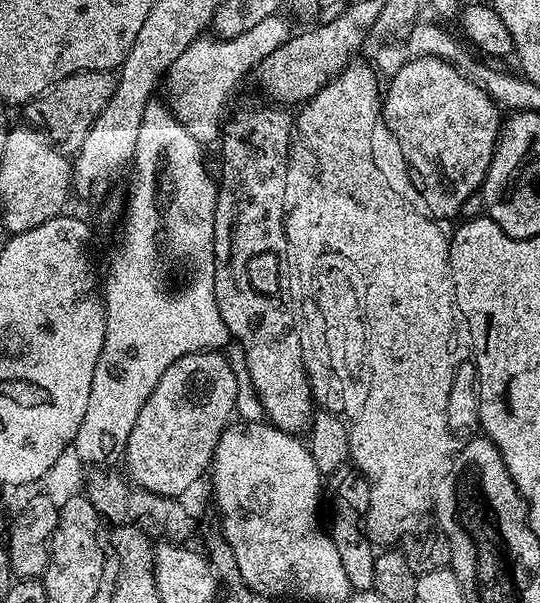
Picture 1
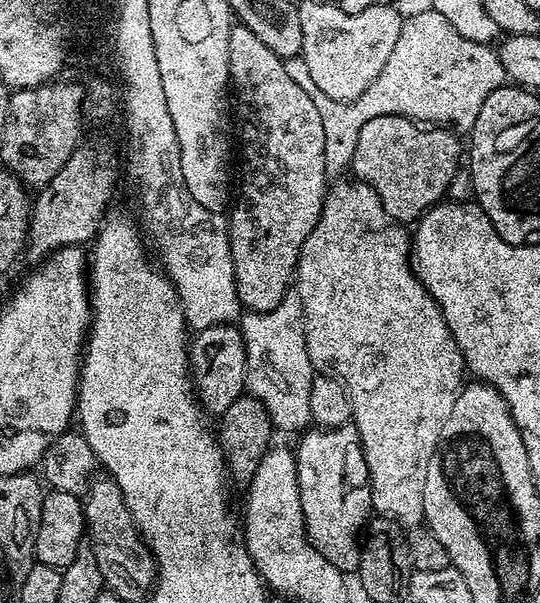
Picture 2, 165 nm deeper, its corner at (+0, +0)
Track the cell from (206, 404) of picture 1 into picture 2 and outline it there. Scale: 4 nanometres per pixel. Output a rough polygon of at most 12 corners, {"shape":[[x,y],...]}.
{"shape":[[235,323],[191,337],[188,362],[205,413],[246,389],[246,346]]}

